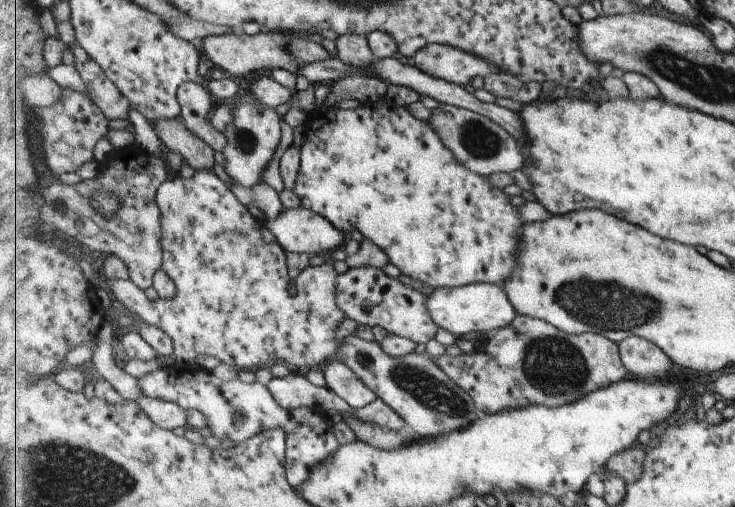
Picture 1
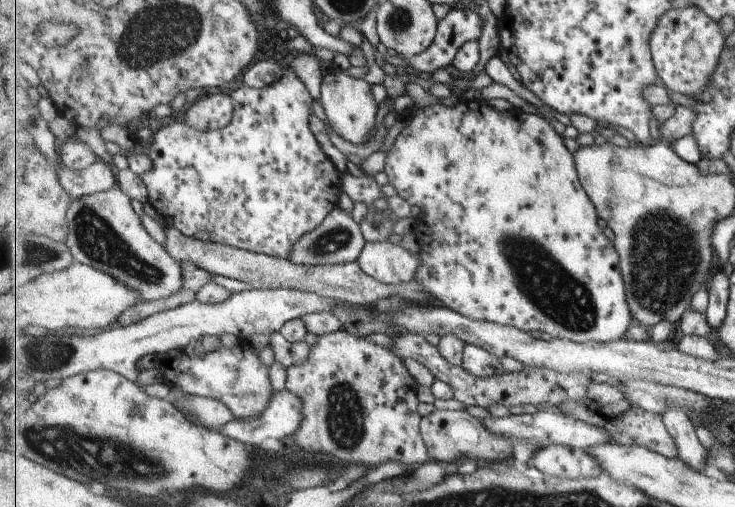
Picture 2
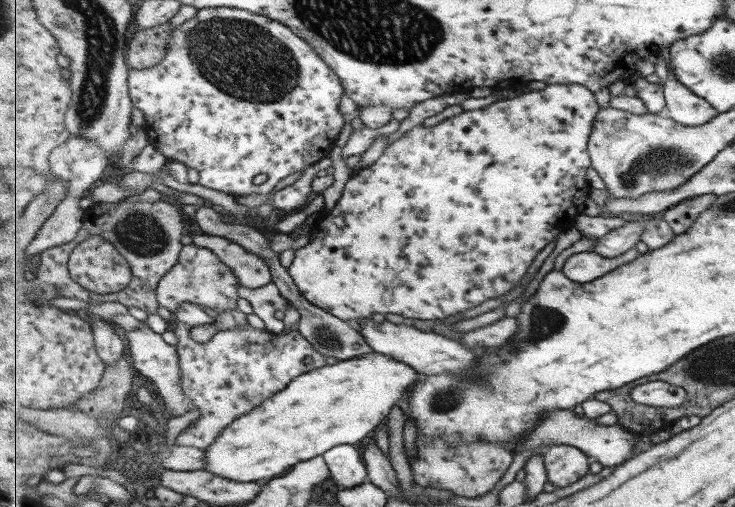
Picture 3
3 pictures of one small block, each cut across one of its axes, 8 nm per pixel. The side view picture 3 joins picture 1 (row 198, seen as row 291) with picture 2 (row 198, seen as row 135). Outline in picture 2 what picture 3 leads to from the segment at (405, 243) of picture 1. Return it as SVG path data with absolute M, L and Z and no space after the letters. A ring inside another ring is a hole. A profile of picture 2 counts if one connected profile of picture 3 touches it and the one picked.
M477 97L460 98L457 104L451 107L435 104L415 112L408 125L397 135L386 157L384 173L389 183L397 191L397 195L421 210L423 225L430 230L429 236L423 236L420 243L421 253L417 253L417 256L421 257L421 266L413 280L421 282L425 292L431 294L431 298L436 299L438 304L472 319L517 327L525 332L547 332L553 338L574 343L607 343L627 338L627 332L635 320L629 310L624 274L621 274L621 257L617 254L614 241L599 224L599 212L593 204L593 199L589 198L584 183L579 182L574 153L565 146L563 136L555 132L547 118L520 109L497 112Z

